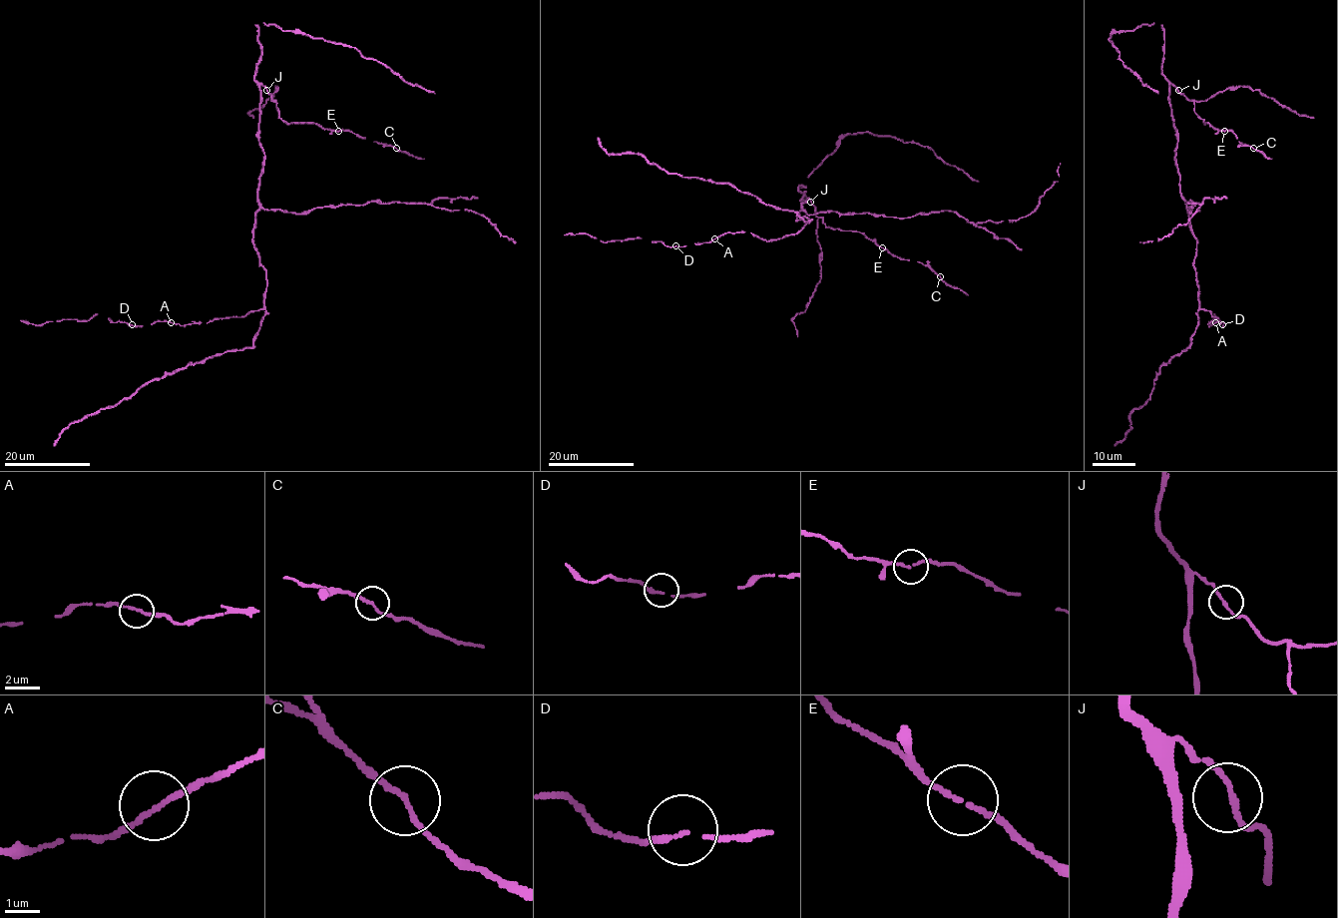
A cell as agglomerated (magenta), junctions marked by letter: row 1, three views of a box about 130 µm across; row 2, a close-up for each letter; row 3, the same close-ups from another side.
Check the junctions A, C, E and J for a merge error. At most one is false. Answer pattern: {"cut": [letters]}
{"cut": []}

